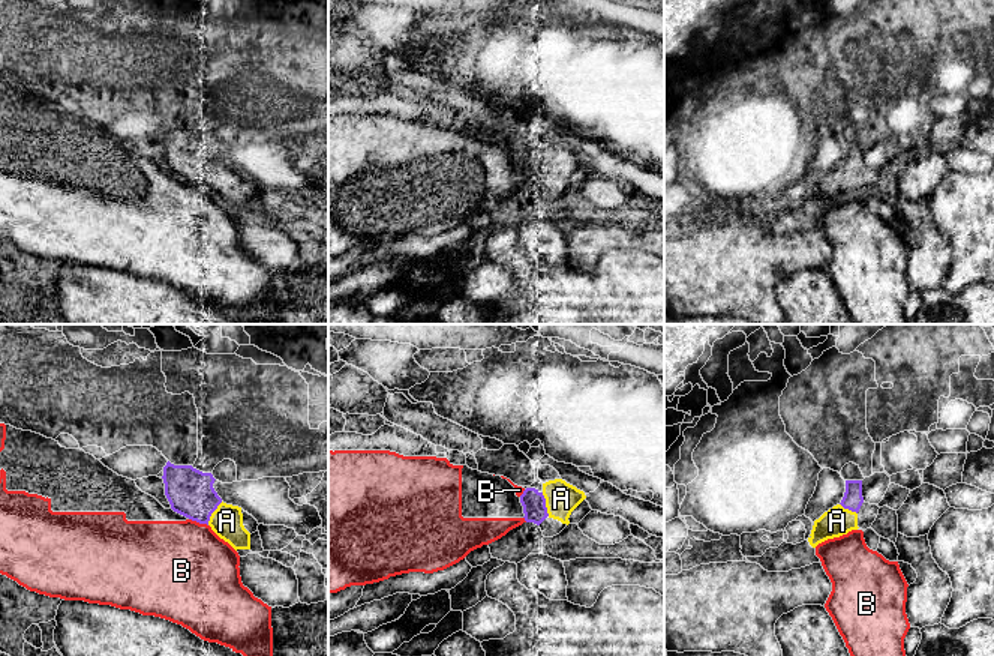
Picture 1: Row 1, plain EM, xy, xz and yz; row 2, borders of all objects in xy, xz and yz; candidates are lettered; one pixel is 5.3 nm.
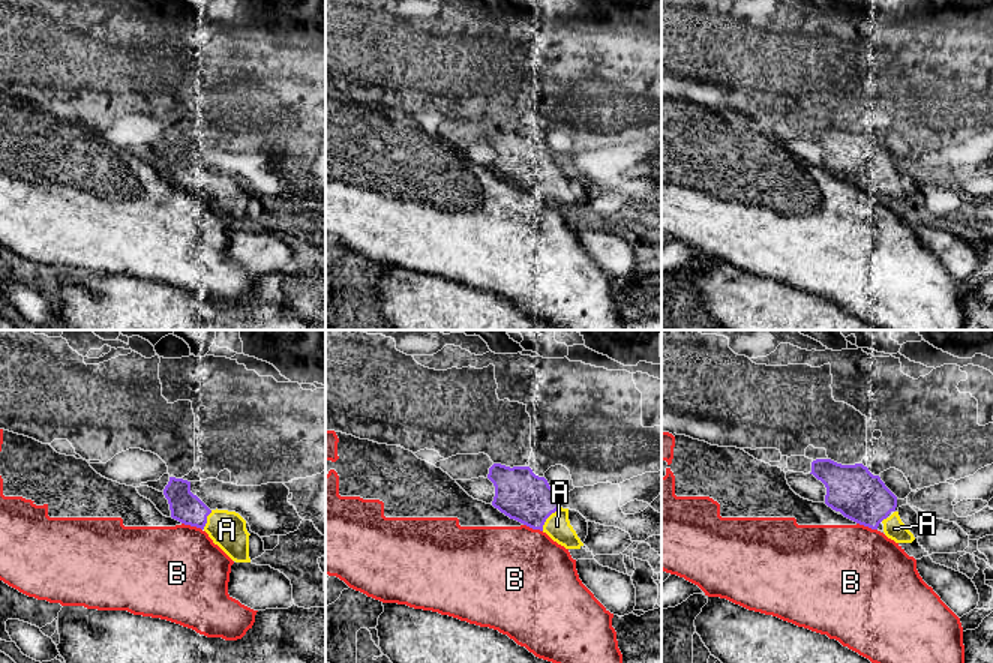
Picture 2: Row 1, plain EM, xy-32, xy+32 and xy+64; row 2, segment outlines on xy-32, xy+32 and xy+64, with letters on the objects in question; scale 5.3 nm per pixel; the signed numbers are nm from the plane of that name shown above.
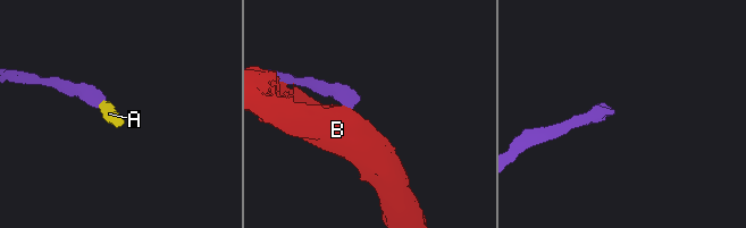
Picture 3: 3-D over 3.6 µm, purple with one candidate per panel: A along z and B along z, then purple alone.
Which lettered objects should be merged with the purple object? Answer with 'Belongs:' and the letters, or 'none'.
Belongs: A

